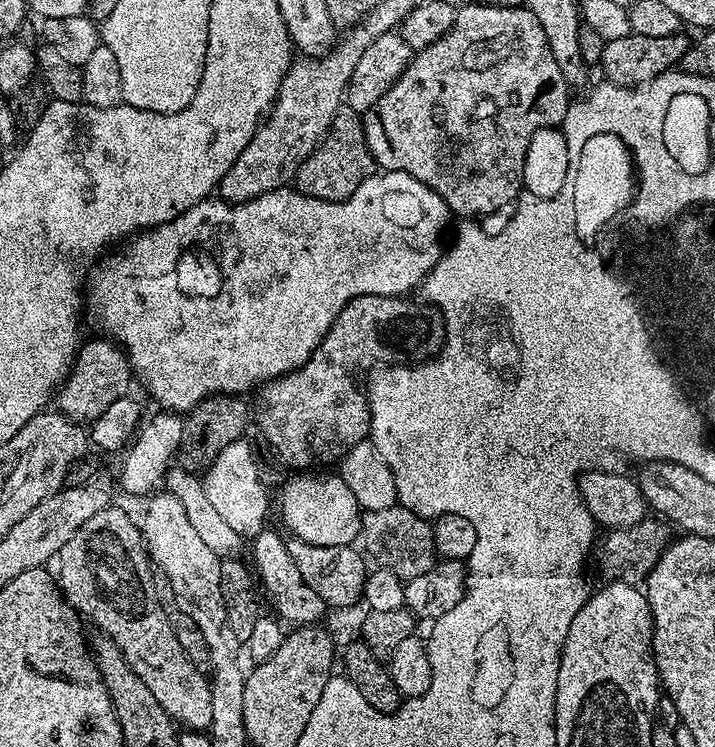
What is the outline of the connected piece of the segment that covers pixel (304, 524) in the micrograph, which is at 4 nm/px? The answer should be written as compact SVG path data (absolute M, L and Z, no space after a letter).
M296 474L293 480L284 484L280 492L280 516L291 535L302 542L310 542L310 546L352 546L357 543L360 534L360 517L362 509L358 498L354 498L354 490L346 486L339 474L332 476L312 476L316 474Z

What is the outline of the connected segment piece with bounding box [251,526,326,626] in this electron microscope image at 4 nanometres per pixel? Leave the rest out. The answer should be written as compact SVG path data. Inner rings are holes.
M272 526L265 527L264 531L258 533L251 541L252 560L255 575L258 577L259 587L263 595L273 604L275 615L281 621L287 622L292 626L312 626L320 620L326 613L326 606L310 586L306 586L306 581L302 578L298 566L294 566L294 558L290 558L290 550L285 537L280 537L272 529ZM256 563L256 564L255 564ZM268 595L268 596L267 596Z

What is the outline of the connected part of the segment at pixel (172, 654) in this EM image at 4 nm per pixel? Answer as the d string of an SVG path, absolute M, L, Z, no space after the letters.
M116 507L98 510L62 546L58 557L60 590L85 621L93 620L100 627L97 629L122 650L130 670L146 682L150 694L158 698L173 722L188 730L211 729L214 702L209 677L205 673L203 676L201 665L186 658L186 650L178 646L178 638L174 638L174 630L170 630L170 622L156 597L154 568L141 529L137 521L135 524Z

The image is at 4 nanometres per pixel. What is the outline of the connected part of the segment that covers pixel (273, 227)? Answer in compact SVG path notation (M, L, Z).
M405 172L373 174L343 202L310 198L292 186L275 188L244 204L229 204L226 200L209 198L190 206L190 210L186 210L170 222L135 233L123 245L124 252L118 253L117 256L105 255L91 269L93 272L89 276L87 273L86 312L87 315L88 312L92 315L93 322L104 331L101 333L105 337L111 338L124 349L132 367L133 377L139 383L140 380L144 383L145 390L160 403L157 405L170 412L185 414L210 396L217 394L234 396L247 394L248 391L251 393L257 386L266 384L269 380L277 380L279 376L285 376L287 372L302 367L330 330L334 318L338 318L340 311L354 298L400 296L409 293L406 291L415 284L416 287L423 285L430 270L441 258L442 245L445 243L444 227L447 226L448 219L450 219L448 203L437 192L430 190L430 186L418 182L418 178Z

